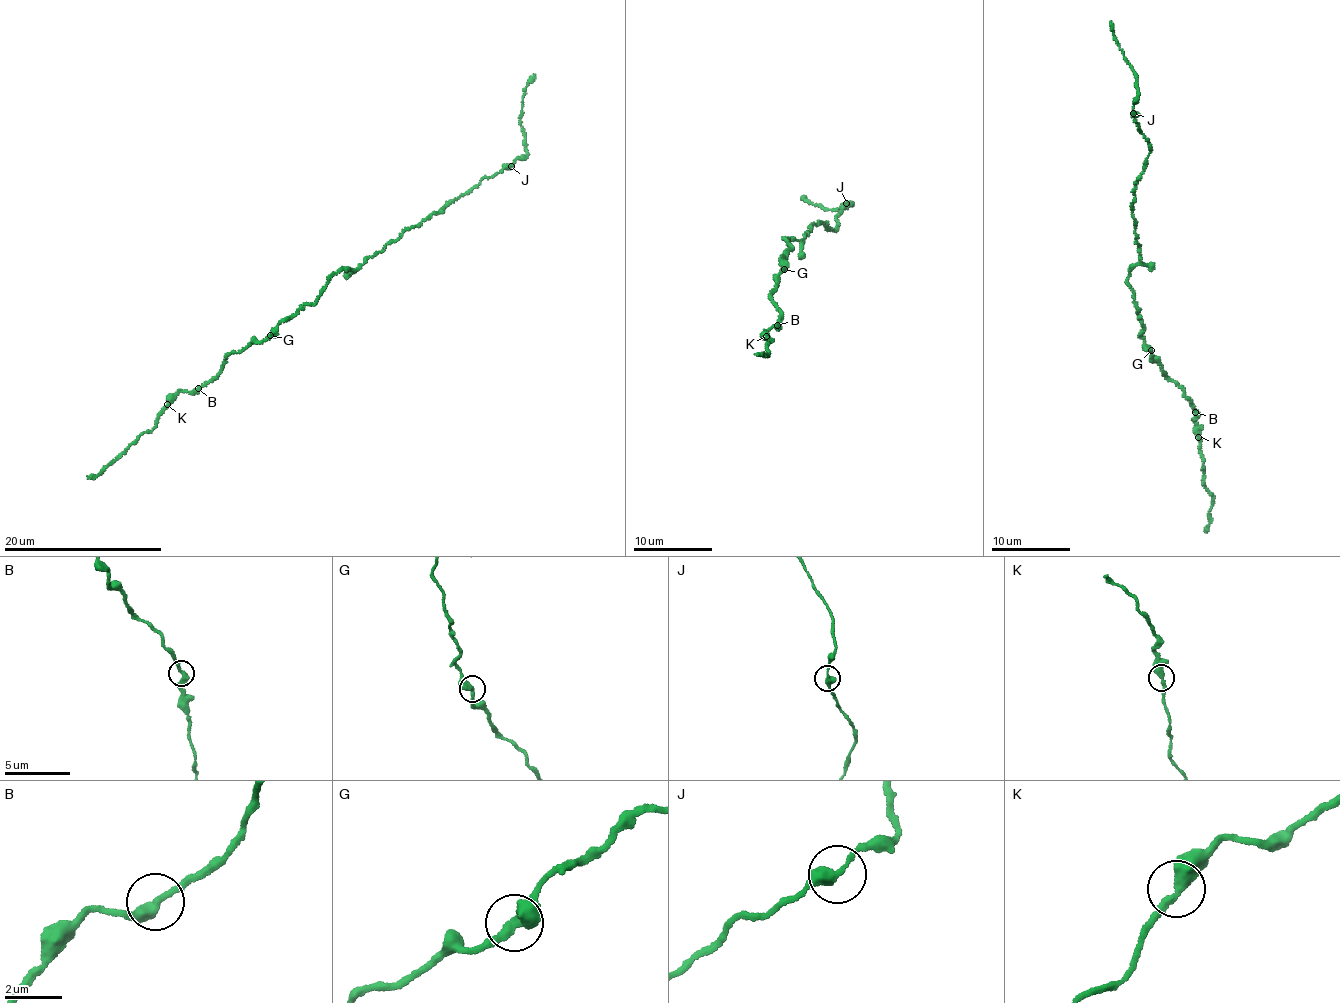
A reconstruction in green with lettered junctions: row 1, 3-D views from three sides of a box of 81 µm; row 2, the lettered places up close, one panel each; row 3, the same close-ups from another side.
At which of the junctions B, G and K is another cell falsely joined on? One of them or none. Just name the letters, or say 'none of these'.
none of these

